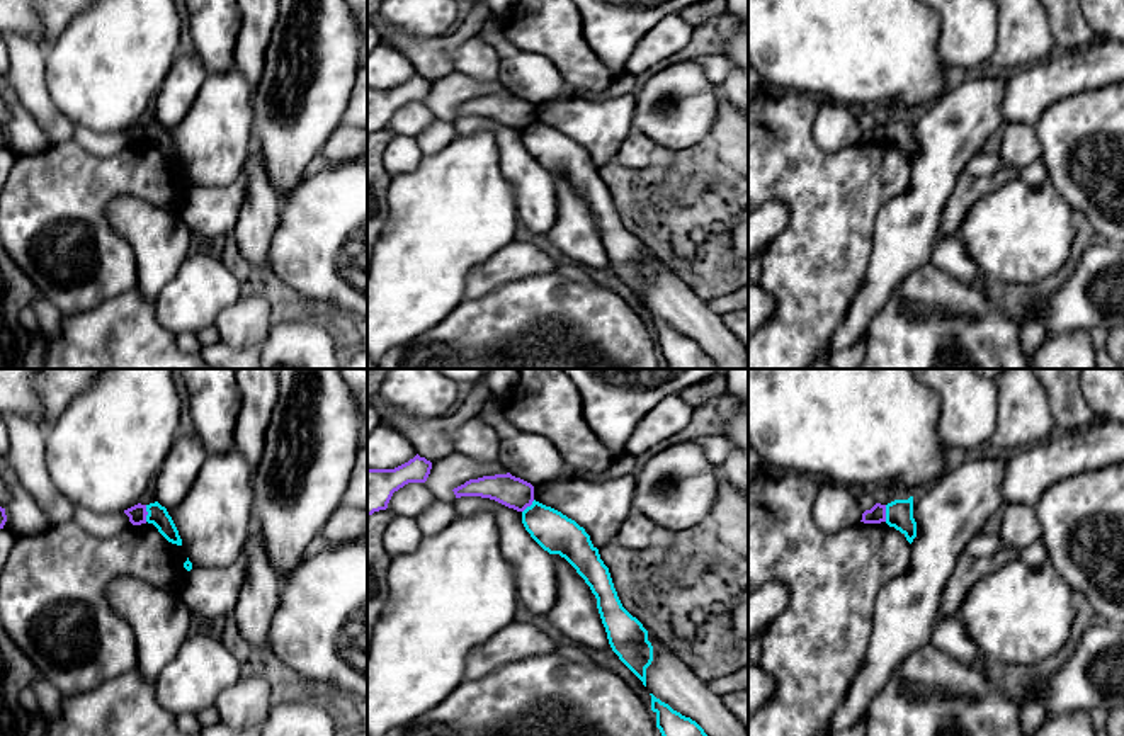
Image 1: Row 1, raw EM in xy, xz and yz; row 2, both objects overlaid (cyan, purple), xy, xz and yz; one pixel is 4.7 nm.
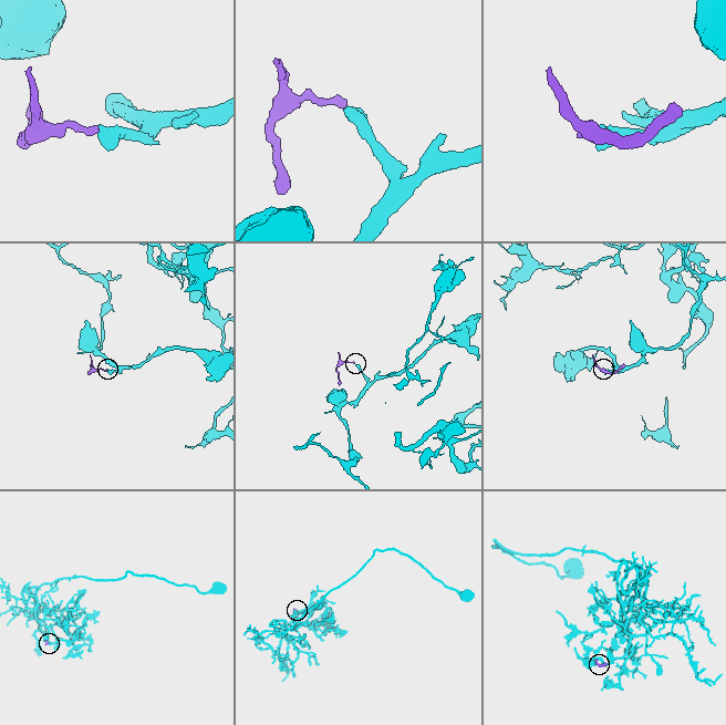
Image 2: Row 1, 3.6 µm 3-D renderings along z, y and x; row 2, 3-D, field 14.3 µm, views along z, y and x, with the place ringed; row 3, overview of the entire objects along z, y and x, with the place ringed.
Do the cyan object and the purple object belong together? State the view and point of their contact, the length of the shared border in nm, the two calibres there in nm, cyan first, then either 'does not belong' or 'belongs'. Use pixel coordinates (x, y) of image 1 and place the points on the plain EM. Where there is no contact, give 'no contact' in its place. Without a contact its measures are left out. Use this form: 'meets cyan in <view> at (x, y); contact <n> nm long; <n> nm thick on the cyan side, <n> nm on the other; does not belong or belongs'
meets cyan in xy at (148, 133); contact 80 nm long; 90 nm thick on the cyan side, 90 nm on the other; does not belong

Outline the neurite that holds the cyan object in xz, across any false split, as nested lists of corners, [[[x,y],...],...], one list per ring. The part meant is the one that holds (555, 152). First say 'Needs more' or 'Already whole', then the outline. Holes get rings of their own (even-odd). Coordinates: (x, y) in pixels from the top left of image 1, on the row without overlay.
Already whole. [[[536,119],[522,131],[522,143],[544,170],[565,177],[585,199],[597,218],[612,270],[646,306],[646,287],[653,280],[648,250],[622,226],[609,187],[585,148]]]

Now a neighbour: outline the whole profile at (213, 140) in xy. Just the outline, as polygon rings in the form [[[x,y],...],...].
[[[236,68],[207,73],[185,117],[167,127],[192,185],[223,187],[243,173],[253,127],[250,97]]]

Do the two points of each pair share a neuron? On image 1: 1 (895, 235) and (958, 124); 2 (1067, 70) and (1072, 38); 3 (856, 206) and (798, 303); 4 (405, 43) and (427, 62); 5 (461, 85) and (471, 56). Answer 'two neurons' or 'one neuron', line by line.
1: one neuron
2: two neurons
3: one neuron
4: one neuron
5: two neurons

